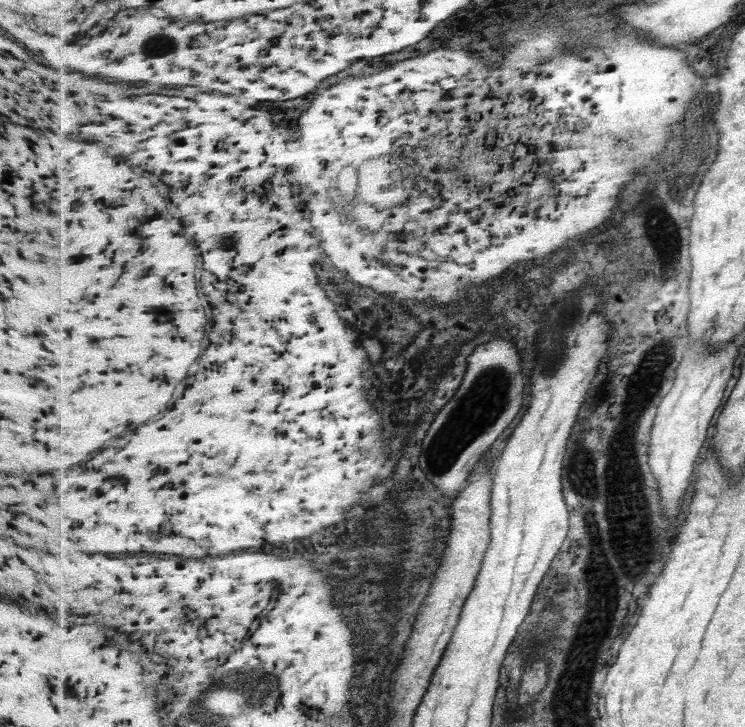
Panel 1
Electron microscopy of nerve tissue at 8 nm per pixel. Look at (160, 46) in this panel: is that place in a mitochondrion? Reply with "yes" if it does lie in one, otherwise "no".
yes

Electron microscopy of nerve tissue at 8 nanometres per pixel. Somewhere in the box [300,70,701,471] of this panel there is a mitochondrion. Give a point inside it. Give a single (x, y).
(665, 246)

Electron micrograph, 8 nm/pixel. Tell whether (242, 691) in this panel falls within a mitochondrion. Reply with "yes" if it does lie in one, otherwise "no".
yes

